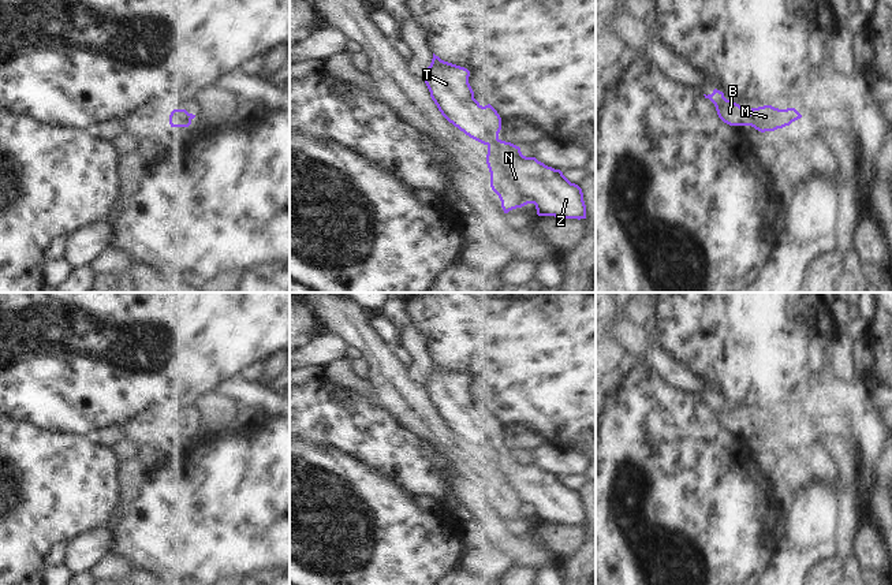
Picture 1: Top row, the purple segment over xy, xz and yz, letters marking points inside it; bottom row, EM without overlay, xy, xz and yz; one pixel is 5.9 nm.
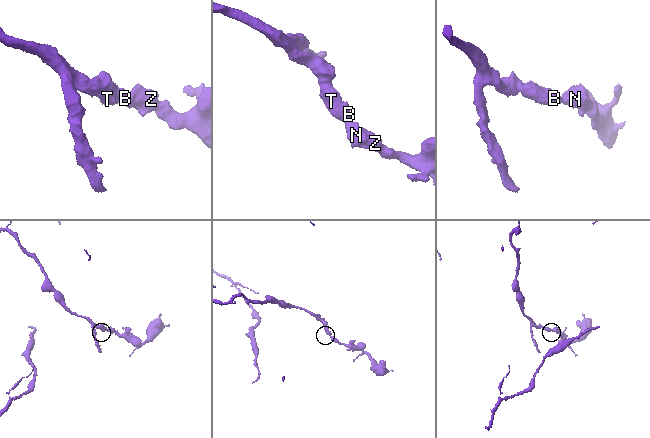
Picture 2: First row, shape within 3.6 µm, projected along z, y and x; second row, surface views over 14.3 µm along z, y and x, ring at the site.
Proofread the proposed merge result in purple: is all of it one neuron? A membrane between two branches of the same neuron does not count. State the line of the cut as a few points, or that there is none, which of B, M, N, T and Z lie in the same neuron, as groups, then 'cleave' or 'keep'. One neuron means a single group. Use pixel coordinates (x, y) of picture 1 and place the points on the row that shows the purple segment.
no cut | B M N T Z | keep

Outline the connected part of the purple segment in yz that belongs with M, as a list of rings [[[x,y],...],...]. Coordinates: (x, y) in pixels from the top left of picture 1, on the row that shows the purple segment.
[[[717,89],[712,94],[703,96],[714,104],[719,118],[729,126],[751,126],[765,133],[790,126],[802,118],[795,108],[779,109],[772,105],[751,108],[749,113],[739,104],[727,100],[724,93]]]

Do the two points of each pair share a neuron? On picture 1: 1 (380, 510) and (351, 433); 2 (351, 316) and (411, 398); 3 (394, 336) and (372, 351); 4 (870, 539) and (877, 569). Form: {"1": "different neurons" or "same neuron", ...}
{"1": "different neurons", "2": "same neuron", "3": "different neurons", "4": "same neuron"}

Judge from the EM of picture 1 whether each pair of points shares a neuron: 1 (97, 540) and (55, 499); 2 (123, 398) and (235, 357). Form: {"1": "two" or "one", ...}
{"1": "two", "2": "one"}

